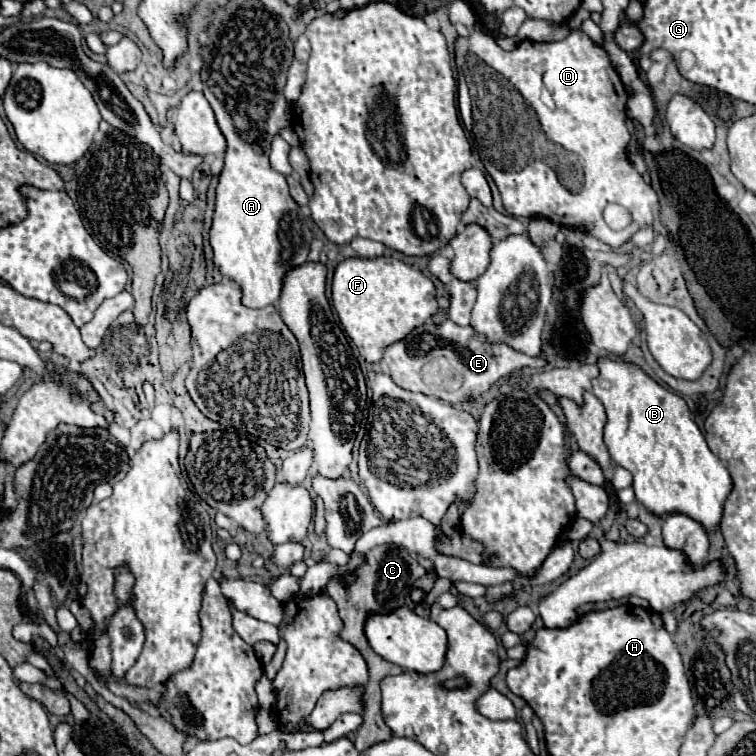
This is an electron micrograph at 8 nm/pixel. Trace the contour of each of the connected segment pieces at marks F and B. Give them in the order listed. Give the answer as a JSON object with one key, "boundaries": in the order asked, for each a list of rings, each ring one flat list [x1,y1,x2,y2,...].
{"boundaries":[[[381,256,381,258,347,258,343,260,333,276,333,306,337,310,337,316,347,332,347,336,353,340,361,356,369,364,377,364,383,358,383,352,387,346,403,340,413,328,421,326,427,318,431,318,437,312,437,298,435,298,435,284,431,278,427,278,421,270,407,266,405,262]],[[603,356,597,366,599,376,593,380,591,392,599,398,607,414,603,430,605,446,613,462,633,474,637,500,657,516,683,512,707,530,717,528,723,502,731,490,731,476,709,450,685,400,657,384,633,362]]]}

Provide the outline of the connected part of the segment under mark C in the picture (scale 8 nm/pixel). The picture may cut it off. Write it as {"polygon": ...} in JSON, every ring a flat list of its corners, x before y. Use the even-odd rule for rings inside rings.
{"polygon":[[377,546,377,548,371,548,365,556,365,562,355,570,357,574,357,580,351,582,351,584,343,584,339,582,339,578,331,578,329,584,327,584,327,594,335,600,337,608,339,608,339,616,343,618,343,632,341,632,341,638,351,642,365,658,367,666,369,666,369,682,365,686,365,714,363,714,363,724,361,728,357,730,357,738,355,738,355,748,359,752,371,748,373,744,379,744,383,740,391,740,393,732,391,728,381,720,381,680,387,676,387,674,397,674,401,672,399,666,387,662,385,658,381,658,379,654,375,654,371,650,371,646,367,644,367,638,363,634,363,622,367,618,369,612,391,612,399,606,405,604,405,596,411,592,413,584,417,578,421,578,427,570,413,558,409,556,405,550,401,548,385,548,385,546],[373,712,379,712,379,720,371,720,371,714]]}

